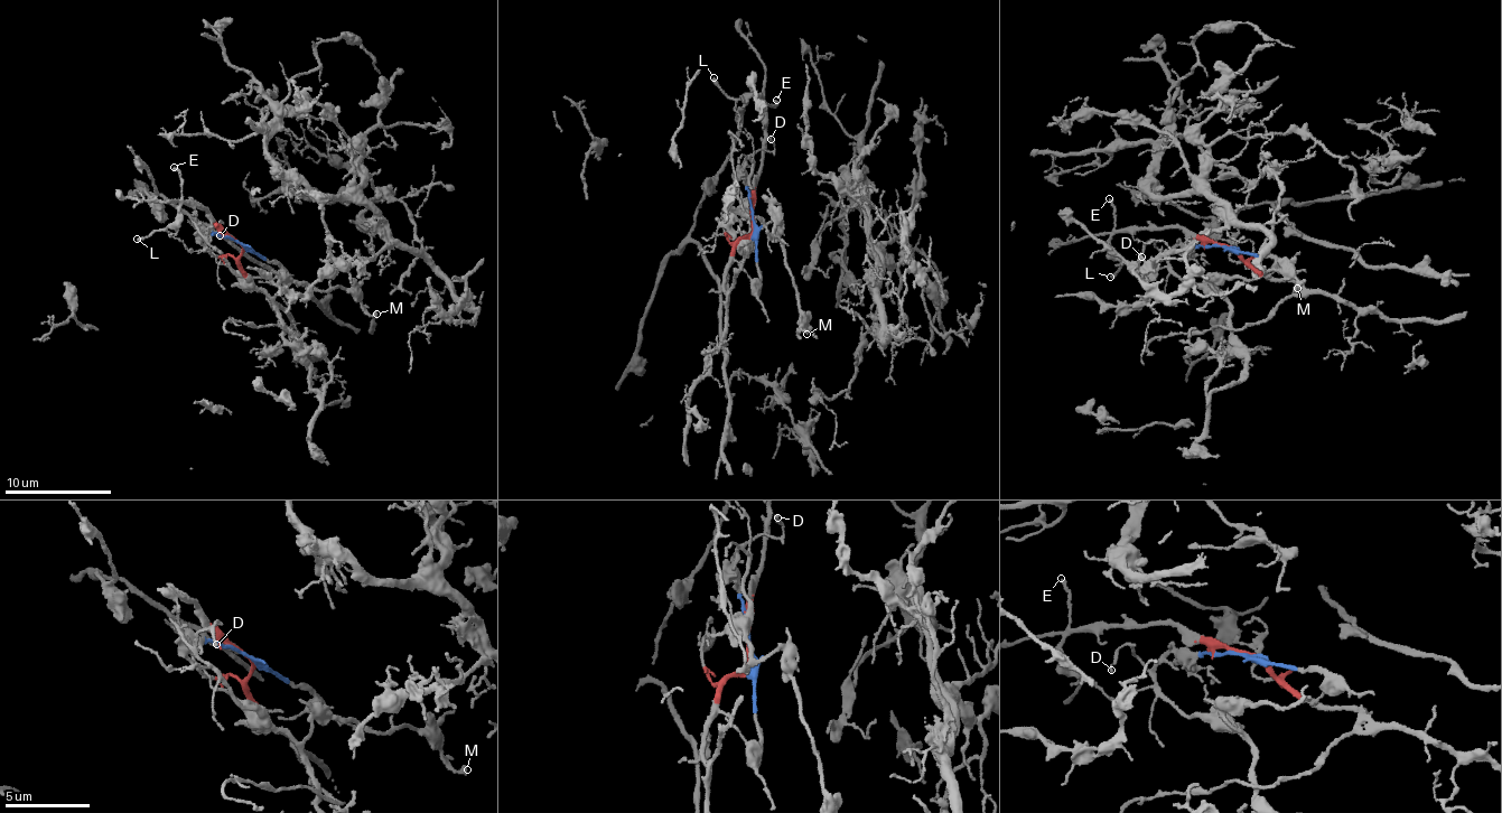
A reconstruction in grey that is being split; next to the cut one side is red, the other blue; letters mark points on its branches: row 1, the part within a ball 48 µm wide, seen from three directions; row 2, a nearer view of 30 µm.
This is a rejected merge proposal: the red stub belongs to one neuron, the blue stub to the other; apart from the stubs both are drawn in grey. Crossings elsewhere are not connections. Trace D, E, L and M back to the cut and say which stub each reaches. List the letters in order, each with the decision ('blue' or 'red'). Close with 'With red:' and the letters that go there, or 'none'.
D: blue
E: red
L: red
M: blue
With red: E, L

